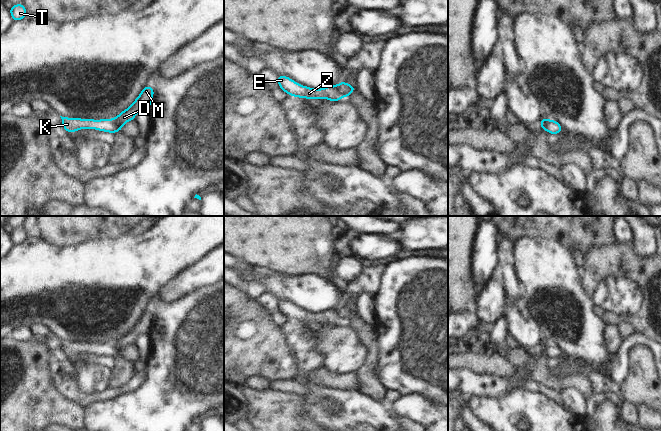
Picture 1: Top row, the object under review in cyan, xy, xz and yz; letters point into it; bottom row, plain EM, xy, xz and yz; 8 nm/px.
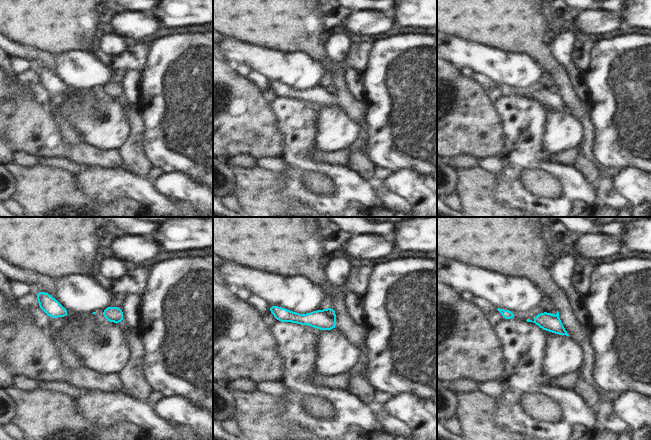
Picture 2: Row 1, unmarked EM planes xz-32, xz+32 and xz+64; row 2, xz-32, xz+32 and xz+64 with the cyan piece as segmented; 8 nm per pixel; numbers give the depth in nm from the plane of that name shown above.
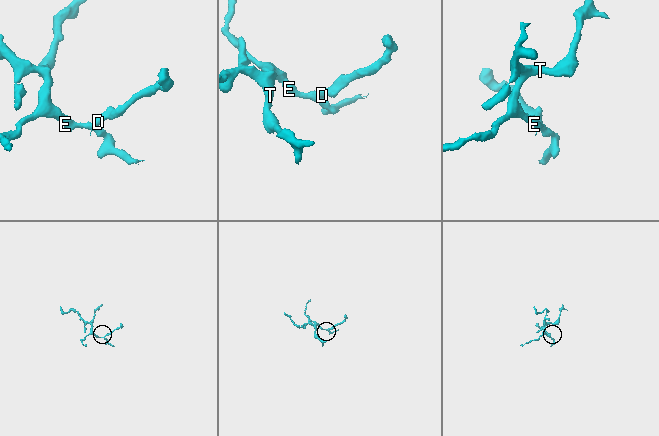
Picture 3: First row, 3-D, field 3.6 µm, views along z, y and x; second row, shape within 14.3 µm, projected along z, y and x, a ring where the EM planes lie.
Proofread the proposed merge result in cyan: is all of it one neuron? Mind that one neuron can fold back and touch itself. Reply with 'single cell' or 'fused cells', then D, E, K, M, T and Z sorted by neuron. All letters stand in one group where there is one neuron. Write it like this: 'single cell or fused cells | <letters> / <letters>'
fused cells | D M / E K T Z

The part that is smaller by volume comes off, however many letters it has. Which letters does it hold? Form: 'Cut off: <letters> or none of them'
Cut off: D, M

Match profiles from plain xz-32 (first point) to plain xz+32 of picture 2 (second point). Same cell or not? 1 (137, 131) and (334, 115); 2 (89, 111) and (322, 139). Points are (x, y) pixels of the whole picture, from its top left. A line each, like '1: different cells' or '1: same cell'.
1: different cells
2: same cell

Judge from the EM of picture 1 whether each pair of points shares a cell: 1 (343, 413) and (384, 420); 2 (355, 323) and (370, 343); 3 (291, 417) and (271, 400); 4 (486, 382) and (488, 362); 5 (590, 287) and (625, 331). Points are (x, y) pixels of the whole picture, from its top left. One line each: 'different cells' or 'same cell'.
1: same cell
2: same cell
3: same cell
4: different cells
5: different cells

